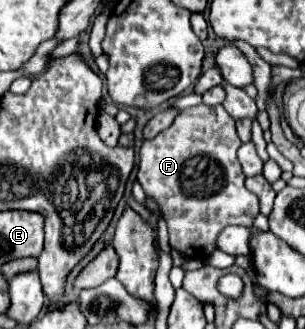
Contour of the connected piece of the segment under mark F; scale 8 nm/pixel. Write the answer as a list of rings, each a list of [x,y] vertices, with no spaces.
[[[199,104],[195,108],[179,112],[167,130],[157,134],[153,140],[145,140],[139,150],[137,180],[141,182],[145,194],[155,198],[161,206],[169,226],[171,246],[183,252],[187,258],[205,260],[217,248],[217,236],[225,226],[251,226],[255,216],[259,214],[259,200],[245,188],[245,174],[237,160],[239,146],[241,140],[235,132],[235,120],[225,112],[225,108]]]

